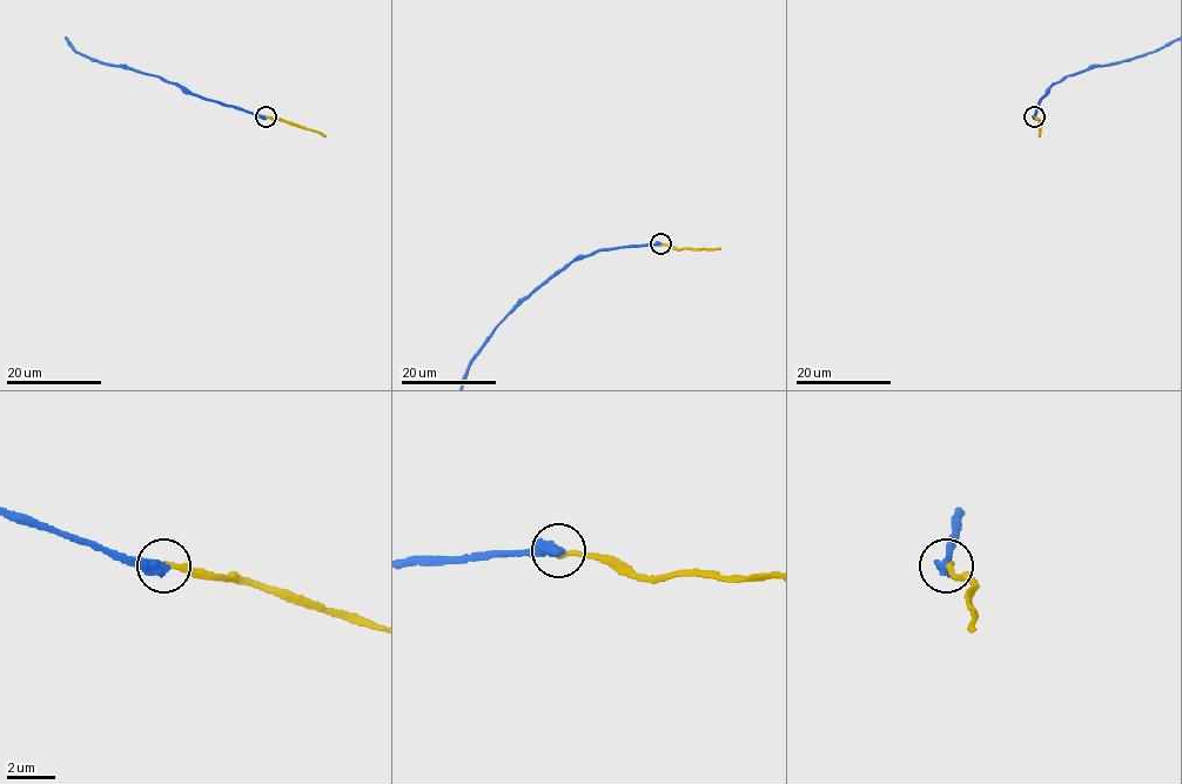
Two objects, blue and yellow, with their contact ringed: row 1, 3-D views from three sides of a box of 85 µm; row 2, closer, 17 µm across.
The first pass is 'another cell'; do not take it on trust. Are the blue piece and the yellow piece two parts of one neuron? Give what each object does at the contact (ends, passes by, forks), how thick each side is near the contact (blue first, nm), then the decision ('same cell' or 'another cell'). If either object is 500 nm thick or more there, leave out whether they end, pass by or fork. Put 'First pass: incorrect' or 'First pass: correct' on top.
First pass: correct
calibres 550 and 220 nm; another cell

